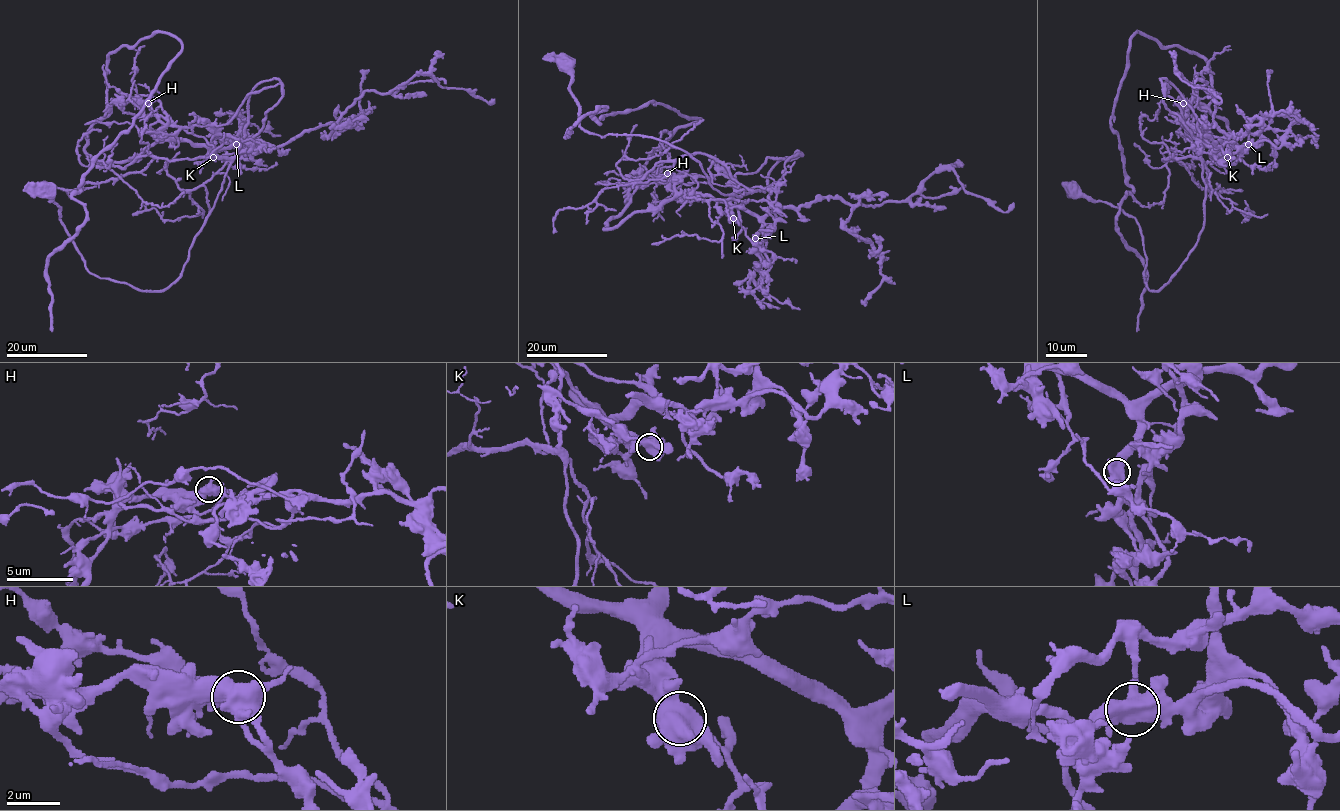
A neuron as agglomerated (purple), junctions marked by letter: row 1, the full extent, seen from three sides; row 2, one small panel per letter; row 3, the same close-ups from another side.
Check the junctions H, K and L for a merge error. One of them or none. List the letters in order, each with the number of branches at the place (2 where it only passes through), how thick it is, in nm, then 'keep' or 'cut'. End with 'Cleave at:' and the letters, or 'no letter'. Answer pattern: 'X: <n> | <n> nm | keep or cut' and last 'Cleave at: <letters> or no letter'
H: 4 | 650 nm | cut
K: 4 | 550 nm | keep
L: 4 | 550 nm | keep
Cleave at: H

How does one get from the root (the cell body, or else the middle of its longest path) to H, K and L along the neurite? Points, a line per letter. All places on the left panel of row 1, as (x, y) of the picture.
H: (47, 189), (90, 272), (167, 289), (230, 160), (191, 128), (166, 126), (148, 103)
K: (47, 189), (90, 272), (163, 291), (180, 275), (230, 164), (192, 133), (194, 126), (210, 126), (213, 157)
L: (47, 189), (90, 272), (163, 291), (180, 275), (230, 164), (192, 128), (210, 126), (213, 149), (236, 144)

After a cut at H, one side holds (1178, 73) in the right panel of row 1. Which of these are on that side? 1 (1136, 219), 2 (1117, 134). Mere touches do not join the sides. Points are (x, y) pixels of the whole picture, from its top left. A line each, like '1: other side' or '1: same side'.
1: other side
2: same side

